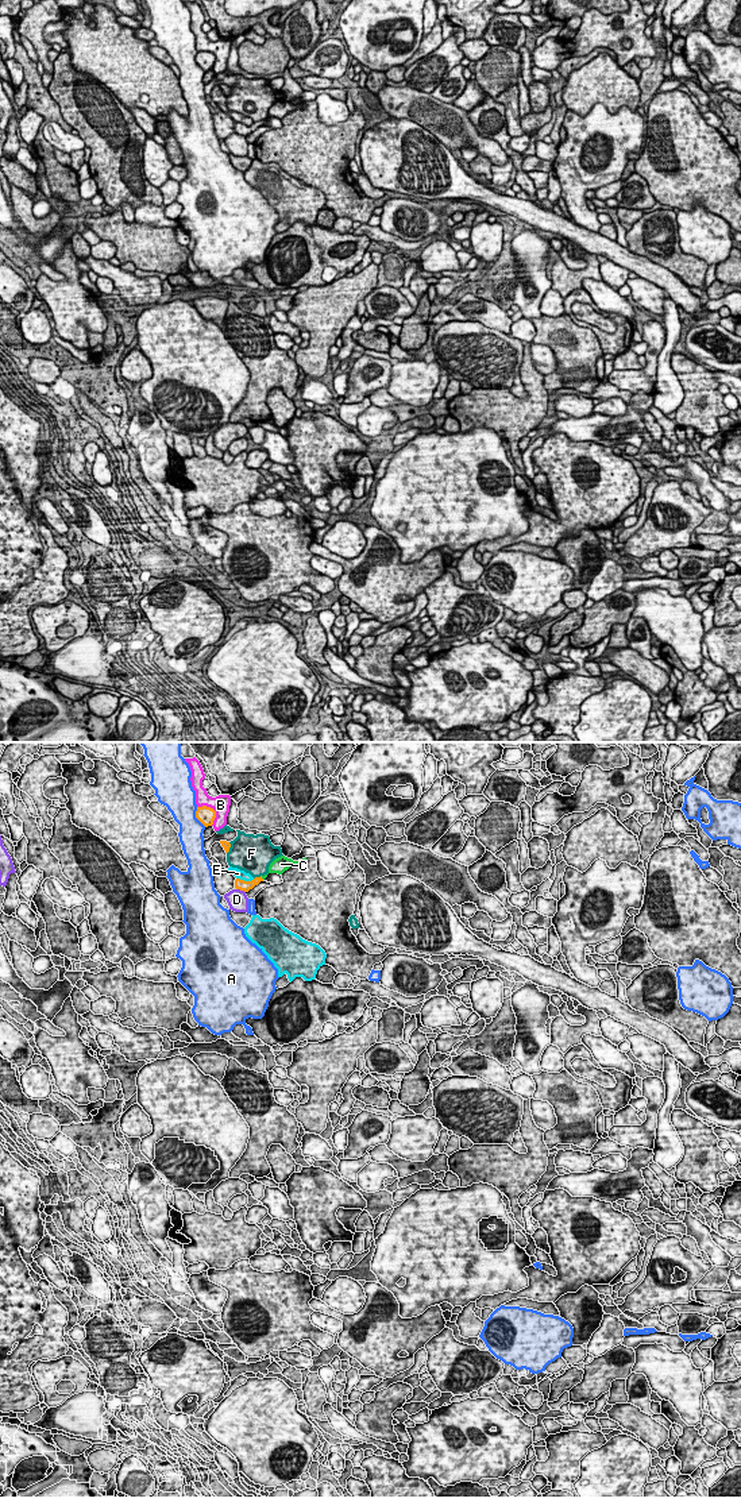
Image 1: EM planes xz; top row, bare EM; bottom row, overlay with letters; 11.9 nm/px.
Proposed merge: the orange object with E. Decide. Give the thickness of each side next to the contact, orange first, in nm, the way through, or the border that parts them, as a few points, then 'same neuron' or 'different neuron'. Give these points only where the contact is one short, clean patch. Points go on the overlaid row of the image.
130 nm thick on the orange side, 120 nm on the other; border along xz (236, 877), (244, 880), (254, 879); different neuron

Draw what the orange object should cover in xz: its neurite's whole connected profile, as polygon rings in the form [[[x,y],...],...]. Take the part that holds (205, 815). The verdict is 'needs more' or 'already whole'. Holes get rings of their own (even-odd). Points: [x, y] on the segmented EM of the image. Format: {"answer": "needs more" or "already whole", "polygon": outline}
{"answer": "already whole", "polygon": [[[202,806],[197,807],[196,818],[205,826],[212,826],[216,818],[216,811],[211,807]]]}

